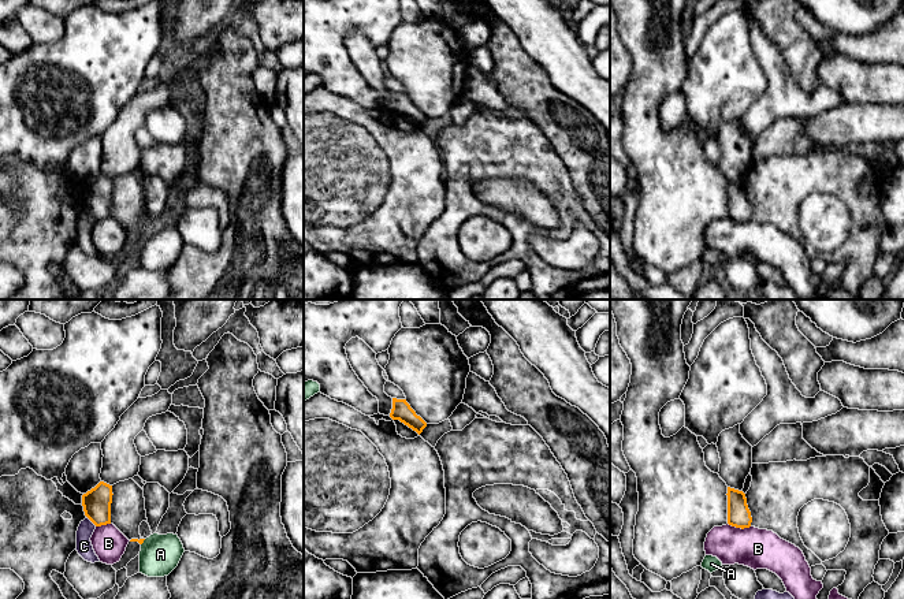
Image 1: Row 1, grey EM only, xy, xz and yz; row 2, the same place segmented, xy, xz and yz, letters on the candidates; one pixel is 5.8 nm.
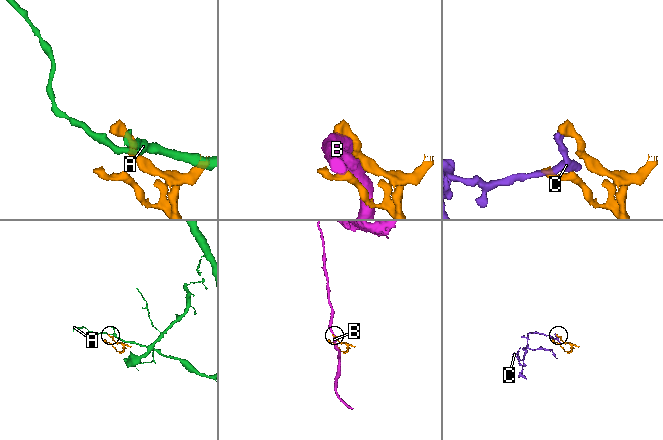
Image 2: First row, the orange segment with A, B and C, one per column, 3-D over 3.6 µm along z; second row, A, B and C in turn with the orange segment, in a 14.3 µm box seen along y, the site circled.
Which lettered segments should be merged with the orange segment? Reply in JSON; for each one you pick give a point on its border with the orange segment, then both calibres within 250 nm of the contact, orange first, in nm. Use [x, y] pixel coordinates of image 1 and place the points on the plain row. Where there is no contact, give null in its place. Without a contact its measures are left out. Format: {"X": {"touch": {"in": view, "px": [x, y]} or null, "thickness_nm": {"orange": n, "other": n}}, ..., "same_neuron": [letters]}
{"same_neuron": []}

